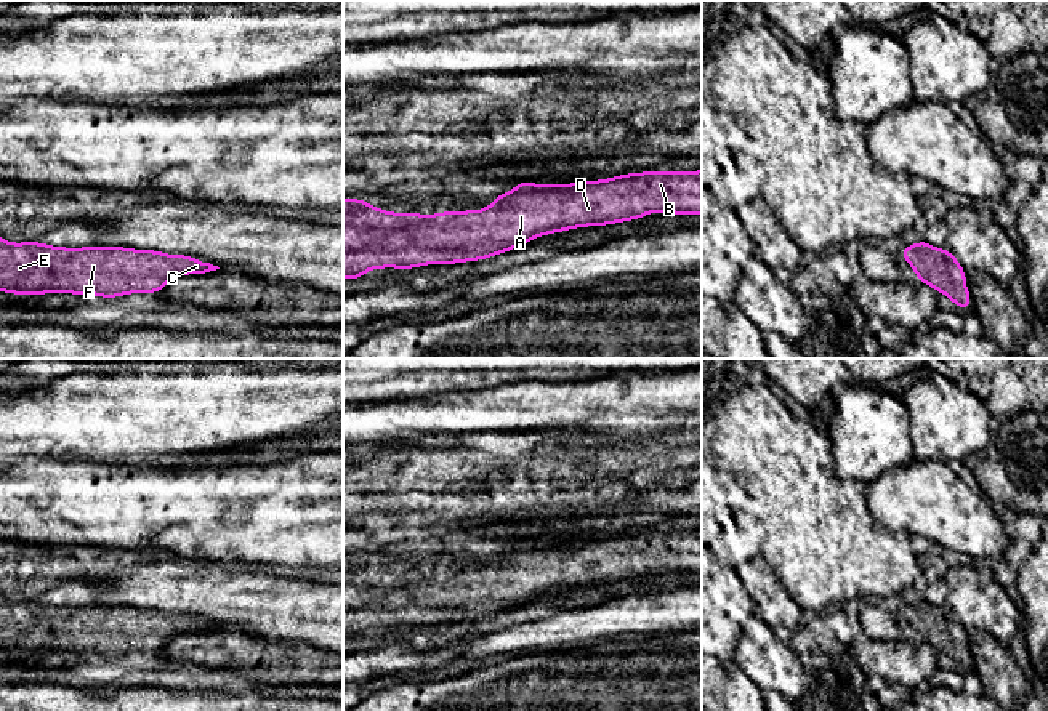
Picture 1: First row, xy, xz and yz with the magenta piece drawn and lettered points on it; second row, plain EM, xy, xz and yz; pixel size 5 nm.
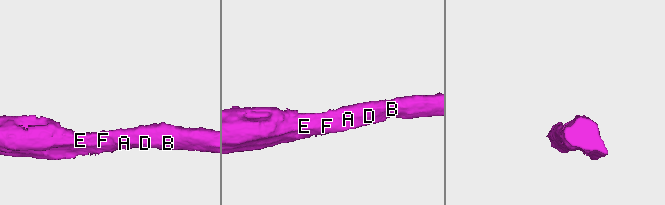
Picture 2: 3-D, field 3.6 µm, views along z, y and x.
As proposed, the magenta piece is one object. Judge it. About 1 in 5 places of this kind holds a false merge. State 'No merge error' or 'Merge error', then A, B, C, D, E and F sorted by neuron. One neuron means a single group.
No merge error. Groups: A B C D E F

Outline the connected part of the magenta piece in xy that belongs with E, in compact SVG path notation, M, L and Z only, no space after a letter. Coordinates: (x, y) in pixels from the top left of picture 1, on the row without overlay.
M0 596L0 650L11 653L96 653L117 657L131 652L160 652L173 636L220 628L187 613L125 605L51 605L42 601L11 602Z

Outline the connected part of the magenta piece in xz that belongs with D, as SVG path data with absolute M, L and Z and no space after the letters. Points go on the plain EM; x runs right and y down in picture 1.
M702 528L625 532L569 543L521 540L494 560L478 570L418 573L343 557L343 639L361 639L370 628L487 618L542 594L654 570L702 573Z

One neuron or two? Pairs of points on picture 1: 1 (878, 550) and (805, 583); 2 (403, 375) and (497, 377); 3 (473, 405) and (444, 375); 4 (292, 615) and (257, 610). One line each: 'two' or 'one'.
1: one
2: one
3: two
4: one

